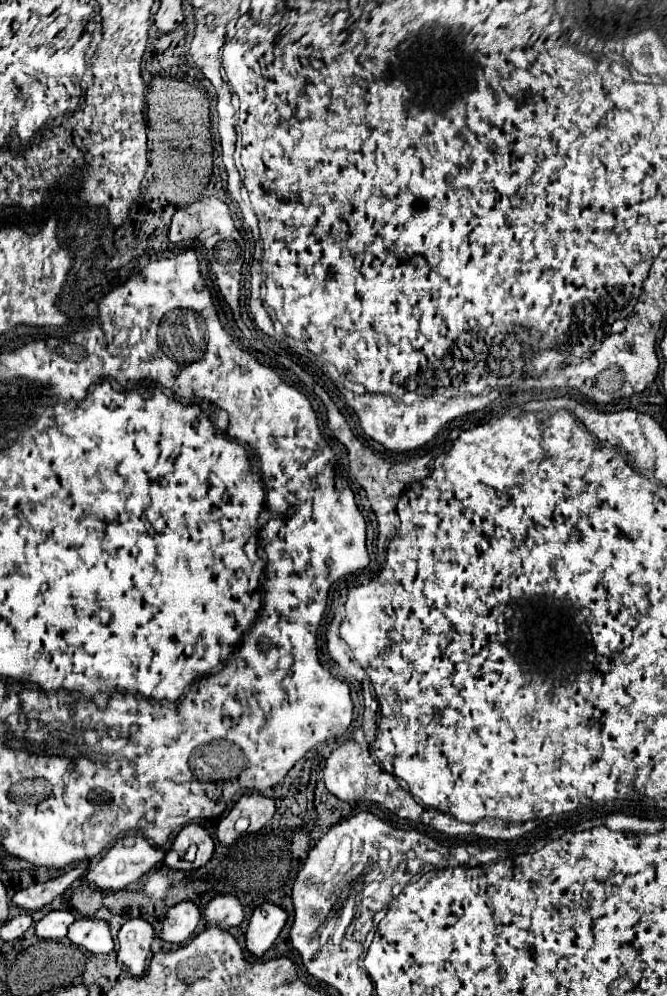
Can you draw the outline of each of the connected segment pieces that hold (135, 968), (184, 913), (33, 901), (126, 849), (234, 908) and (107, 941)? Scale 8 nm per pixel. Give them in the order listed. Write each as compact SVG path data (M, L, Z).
M129 919L117 935L117 965L131 975L143 975L153 937L155 929L151 923L147 923L145 919Z
M183 901L169 909L163 921L161 939L167 943L183 945L191 937L191 933L197 929L199 921L201 921L199 907L193 901Z
M81 863L81 865L65 871L63 875L59 875L55 879L49 879L47 883L37 883L37 885L31 885L27 889L21 889L21 891L15 893L13 903L27 909L27 911L37 911L37 909L49 905L55 897L59 897L85 871L87 871L87 863Z
M137 837L133 845L117 841L107 855L87 873L87 883L97 889L125 889L129 883L143 877L165 857L163 849L155 849L145 837Z
M227 893L227 895L217 895L209 901L209 905L205 907L205 919L211 925L229 929L241 925L241 921L245 919L245 911L241 901L235 895Z
M77 919L69 927L69 941L91 951L91 953L109 953L115 943L109 931L109 923L101 919Z

